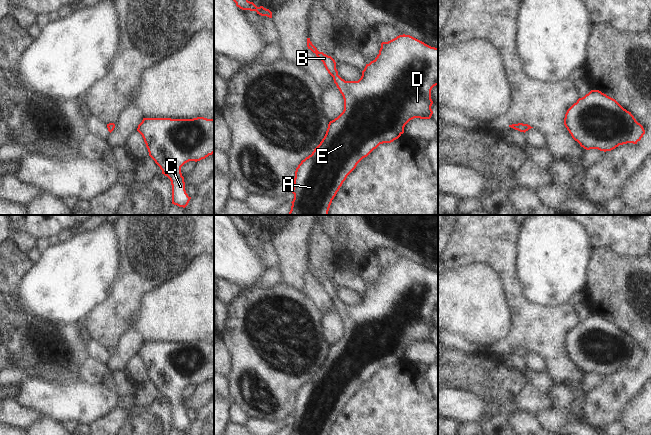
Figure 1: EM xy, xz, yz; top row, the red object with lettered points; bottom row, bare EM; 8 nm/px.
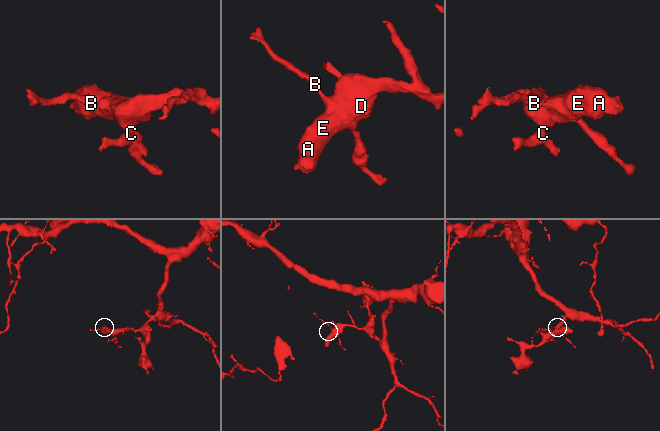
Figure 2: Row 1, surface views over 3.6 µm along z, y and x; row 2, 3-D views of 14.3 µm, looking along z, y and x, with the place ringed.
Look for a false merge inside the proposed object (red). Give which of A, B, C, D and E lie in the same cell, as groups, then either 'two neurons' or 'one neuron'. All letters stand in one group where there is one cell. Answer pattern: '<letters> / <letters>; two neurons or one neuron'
A B C D E; one neuron

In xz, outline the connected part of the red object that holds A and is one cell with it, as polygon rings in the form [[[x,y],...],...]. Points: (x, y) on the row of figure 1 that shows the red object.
[[[399,35],[388,42],[381,43],[379,54],[373,61],[366,64],[358,81],[345,81],[338,75],[335,60],[319,52],[310,38],[307,38],[307,47],[323,62],[326,70],[333,77],[334,83],[343,96],[344,110],[337,118],[329,122],[320,144],[296,168],[292,189],[294,199],[288,215],[328,215],[332,200],[343,182],[363,158],[380,144],[391,143],[398,139],[404,133],[404,127],[410,120],[431,118],[433,114],[431,90],[438,85],[438,48],[431,47],[410,35]]]

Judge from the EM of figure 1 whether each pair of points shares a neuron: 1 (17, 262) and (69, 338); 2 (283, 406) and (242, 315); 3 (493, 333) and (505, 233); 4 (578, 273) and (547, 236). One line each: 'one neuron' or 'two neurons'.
1: one neuron
2: one neuron
3: two neurons
4: one neuron

